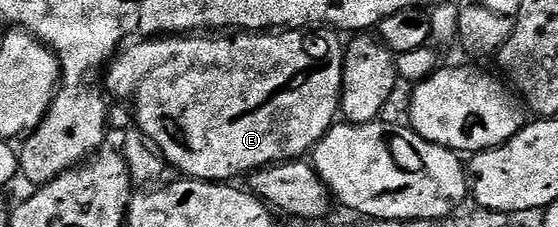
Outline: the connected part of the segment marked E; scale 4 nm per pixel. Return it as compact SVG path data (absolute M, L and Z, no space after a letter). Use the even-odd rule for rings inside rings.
M275 29L261 33L183 33L169 37L146 37L134 42L115 55L105 68L104 79L106 75L107 87L105 90L111 96L114 94L118 98L115 100L118 101L126 101L130 91L134 91L132 119L137 129L153 144L162 159L171 168L174 166L183 176L207 181L230 181L233 180L233 175L246 177L261 167L272 167L275 163L301 160L313 152L315 145L329 133L330 128L339 118L342 102L342 66L346 53L343 36L337 30Z

